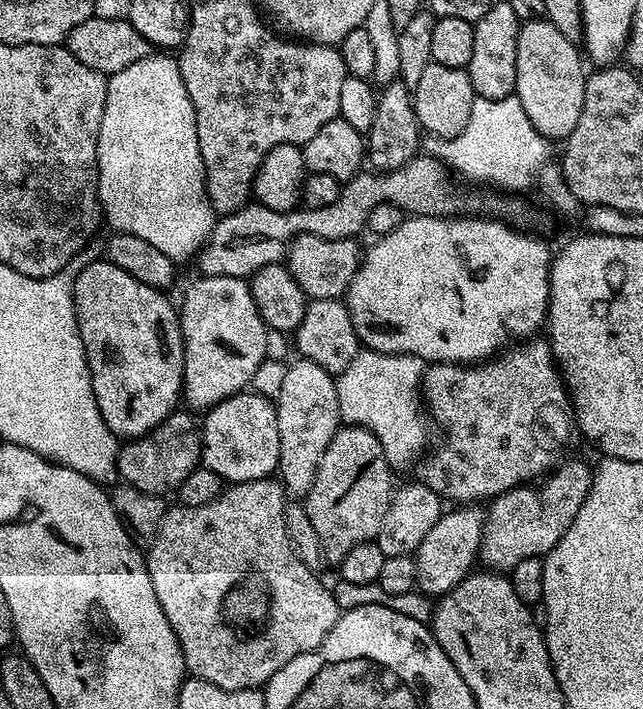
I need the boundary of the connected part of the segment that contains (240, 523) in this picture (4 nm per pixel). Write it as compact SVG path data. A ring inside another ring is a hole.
M269 478L233 484L225 487L217 500L206 502L206 506L169 507L162 518L162 526L158 530L156 541L146 552L150 582L154 582L154 594L158 594L162 614L166 614L166 622L170 622L170 626L178 638L185 669L195 679L210 682L227 692L247 688L263 689L267 685L268 679L274 674L278 674L278 670L282 670L282 666L286 666L286 662L290 662L290 658L298 658L298 654L315 652L317 646L330 634L337 618L342 615L342 608L336 605L336 600L328 593L327 586L316 577L317 573L313 569L306 566L306 562L302 562L302 558L296 553L296 548L290 542L290 534L286 534L285 503L286 493L279 479Z

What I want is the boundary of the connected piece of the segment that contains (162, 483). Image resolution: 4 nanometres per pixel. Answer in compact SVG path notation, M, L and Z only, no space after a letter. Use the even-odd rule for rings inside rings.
M188 410L171 412L157 428L150 430L145 436L137 436L134 440L121 443L116 453L116 470L119 479L146 494L167 497L168 492L175 493L182 486L182 482L186 482L186 478L190 478L192 471L201 467L202 464L200 458L201 425L198 423L197 417L195 420L191 415L195 416Z

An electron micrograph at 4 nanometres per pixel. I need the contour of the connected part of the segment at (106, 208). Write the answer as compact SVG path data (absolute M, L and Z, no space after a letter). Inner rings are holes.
M153 54L142 58L142 62L134 62L134 66L126 66L126 70L118 70L118 74L108 77L106 90L106 106L102 110L102 126L98 130L98 174L100 175L100 202L103 215L113 224L113 229L134 234L134 238L142 238L150 242L166 254L166 258L183 262L197 255L208 240L214 223L212 203L208 197L208 187L204 177L202 154L198 150L198 126L194 118L194 106L190 102L190 94L186 94L186 82L182 82L180 61L172 54Z

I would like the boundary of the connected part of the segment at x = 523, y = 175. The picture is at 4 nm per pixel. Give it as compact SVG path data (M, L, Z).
M513 94L501 100L476 99L470 110L470 122L466 122L466 130L453 140L440 140L437 145L435 155L453 173L473 180L476 183L473 185L520 194L516 192L530 187L536 175L543 170L548 160L550 141L534 130L530 118L526 118L526 110L522 110L522 102L518 102Z

